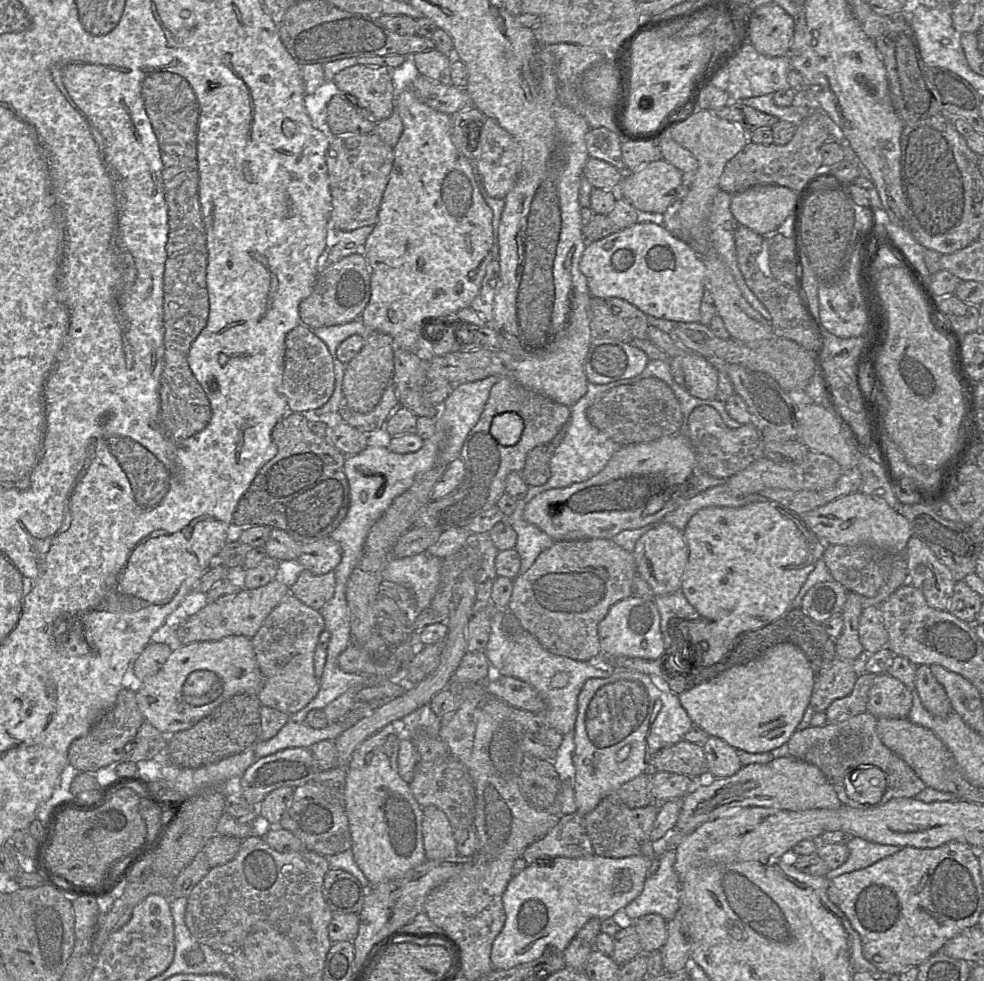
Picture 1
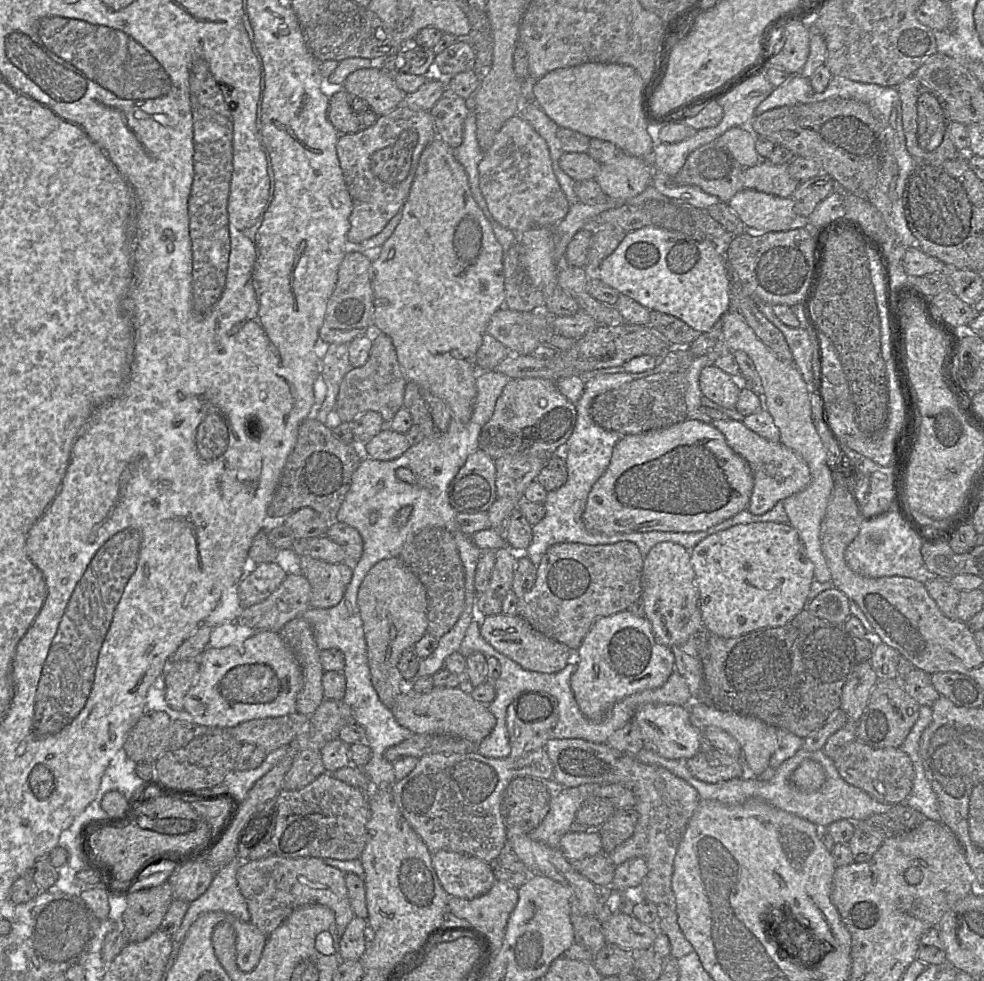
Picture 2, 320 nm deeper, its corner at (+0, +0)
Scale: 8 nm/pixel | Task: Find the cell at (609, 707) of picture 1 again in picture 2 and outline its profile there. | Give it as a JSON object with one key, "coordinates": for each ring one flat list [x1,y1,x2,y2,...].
{"coordinates":[[646,704,635,712,633,719,639,726,644,747,673,760,686,760,700,752,699,736,702,728,692,719,687,706]]}

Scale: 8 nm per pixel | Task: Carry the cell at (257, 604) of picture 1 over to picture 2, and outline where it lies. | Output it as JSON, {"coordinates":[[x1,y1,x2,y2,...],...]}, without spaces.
{"coordinates":[[301,573,289,574,264,601,244,608,237,618,237,623,257,630,280,632,289,621,310,608,310,598,311,586,307,578]]}

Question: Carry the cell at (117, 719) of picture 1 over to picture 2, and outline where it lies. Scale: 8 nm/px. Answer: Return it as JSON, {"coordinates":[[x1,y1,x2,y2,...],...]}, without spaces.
{"coordinates":[[145,711,126,735,122,749,135,763,154,763,169,749,171,717,164,711]]}

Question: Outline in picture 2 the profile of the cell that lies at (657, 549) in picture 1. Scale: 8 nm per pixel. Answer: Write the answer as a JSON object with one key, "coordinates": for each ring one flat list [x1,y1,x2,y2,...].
{"coordinates":[[661,542,649,551,643,562,642,600,644,616,650,622,658,644,669,648,681,645,704,627,688,549,673,542]]}

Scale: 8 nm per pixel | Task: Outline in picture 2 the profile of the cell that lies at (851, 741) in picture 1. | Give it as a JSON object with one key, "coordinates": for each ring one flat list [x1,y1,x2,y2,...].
{"coordinates":[[855,740,833,761,848,784,865,791,878,802,888,805,906,803,913,786,914,766,901,748,874,749]]}

